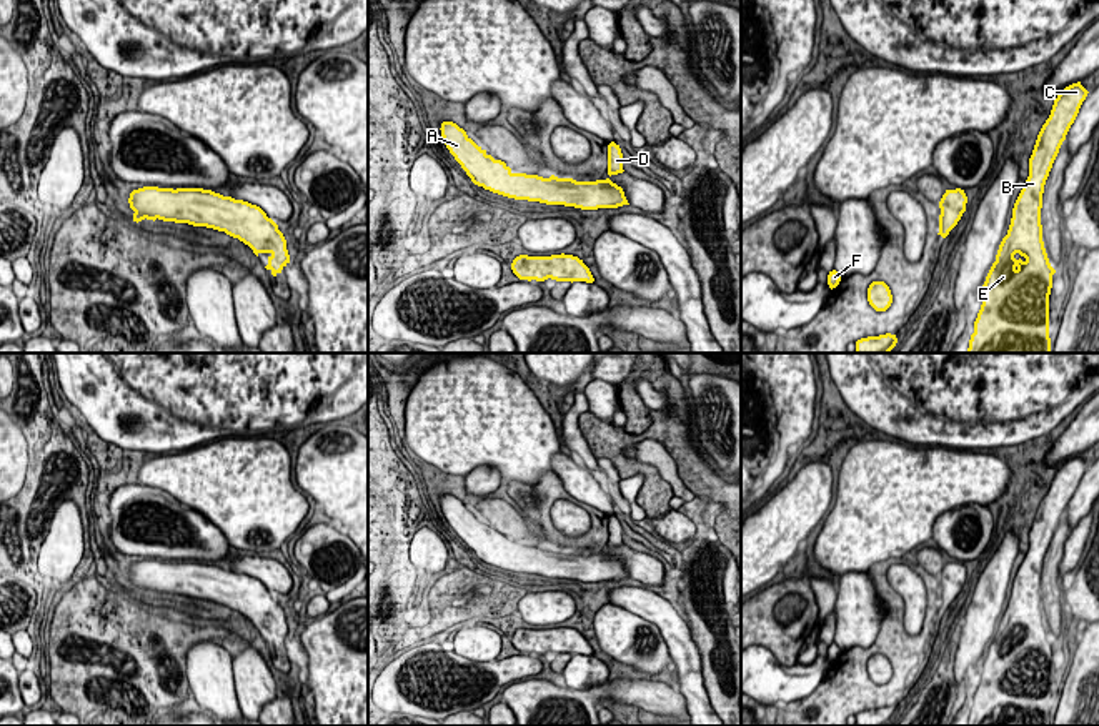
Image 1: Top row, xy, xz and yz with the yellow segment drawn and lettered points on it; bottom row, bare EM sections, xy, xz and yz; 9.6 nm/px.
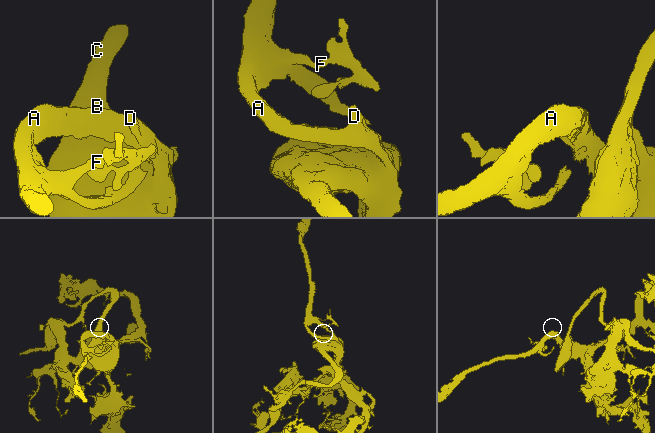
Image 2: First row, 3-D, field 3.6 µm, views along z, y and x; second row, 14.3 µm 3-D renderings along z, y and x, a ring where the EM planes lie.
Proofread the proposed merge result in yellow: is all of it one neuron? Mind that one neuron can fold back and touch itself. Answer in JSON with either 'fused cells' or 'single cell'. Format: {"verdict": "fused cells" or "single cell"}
{"verdict": "single cell"}

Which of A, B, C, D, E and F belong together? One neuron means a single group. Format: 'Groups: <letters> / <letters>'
Groups: A B C D E F

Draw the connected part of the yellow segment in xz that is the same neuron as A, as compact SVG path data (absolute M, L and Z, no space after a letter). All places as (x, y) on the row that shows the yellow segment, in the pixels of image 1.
M443 122L440 130L446 148L471 182L493 193L515 200L564 205L581 210L629 205L623 188L613 183L609 177L596 182L576 182L554 175L543 178L538 175L513 173L505 162L488 155L456 123Z

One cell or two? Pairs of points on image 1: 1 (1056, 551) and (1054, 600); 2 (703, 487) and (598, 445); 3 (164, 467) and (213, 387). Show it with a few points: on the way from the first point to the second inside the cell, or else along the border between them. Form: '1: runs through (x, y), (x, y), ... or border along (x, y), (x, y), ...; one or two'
1: runs through (1051, 563), (1051, 588); one
2: runs through (686, 457), (665, 435), (645, 435), (628, 440); one
3: border along (208, 442), (150, 457); two

